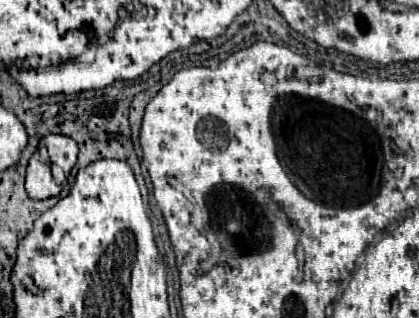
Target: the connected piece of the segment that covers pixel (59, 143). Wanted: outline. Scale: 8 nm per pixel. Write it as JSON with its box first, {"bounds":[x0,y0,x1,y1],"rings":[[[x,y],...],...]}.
{"bounds":[41,135,77,175],"rings":[[[47,135],[41,139],[41,143],[47,147],[51,163],[59,165],[65,175],[69,175],[71,167],[77,161],[77,143],[65,135]]]}

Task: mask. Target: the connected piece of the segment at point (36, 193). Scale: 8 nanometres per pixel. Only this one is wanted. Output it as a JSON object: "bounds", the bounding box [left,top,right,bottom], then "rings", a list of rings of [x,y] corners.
{"bounds":[25,153,61,199],"rings":[[[33,153],[29,159],[25,189],[31,199],[49,199],[61,191],[61,185],[57,185],[51,177],[51,169],[39,161],[39,153]]]}

